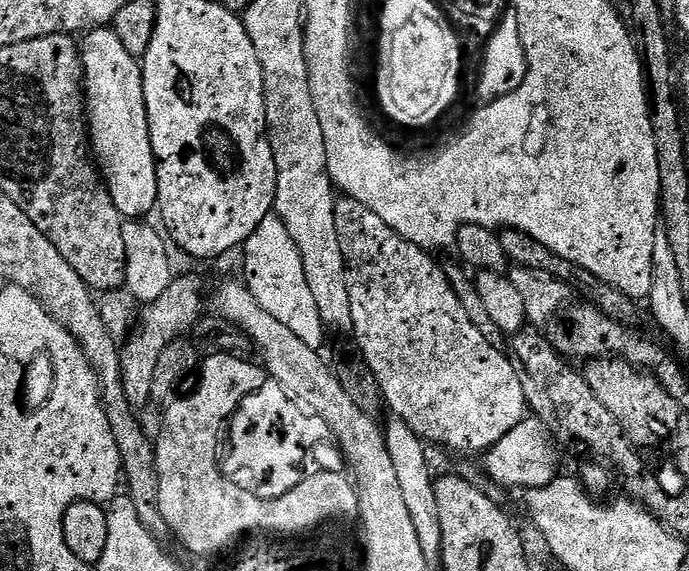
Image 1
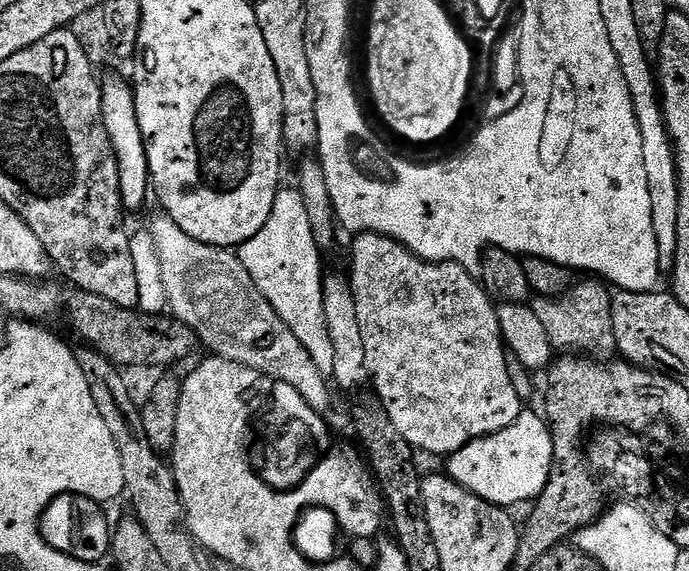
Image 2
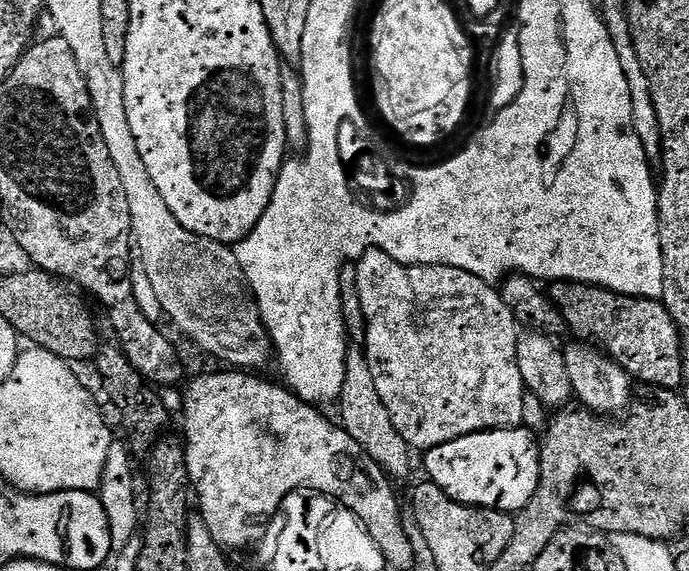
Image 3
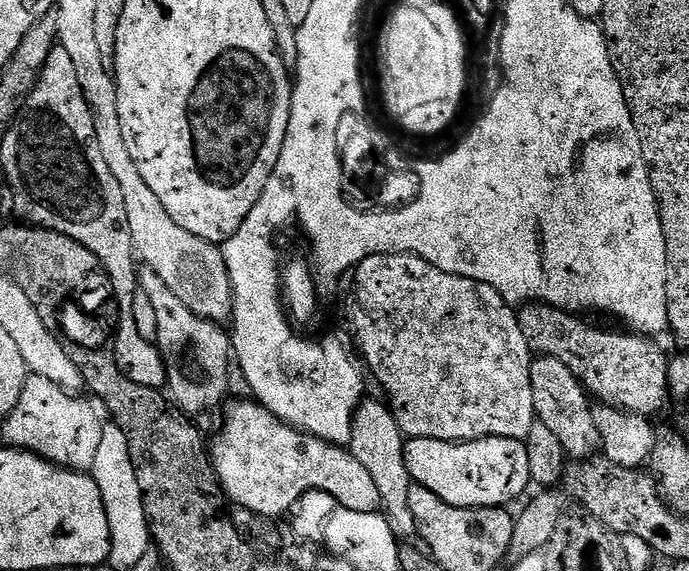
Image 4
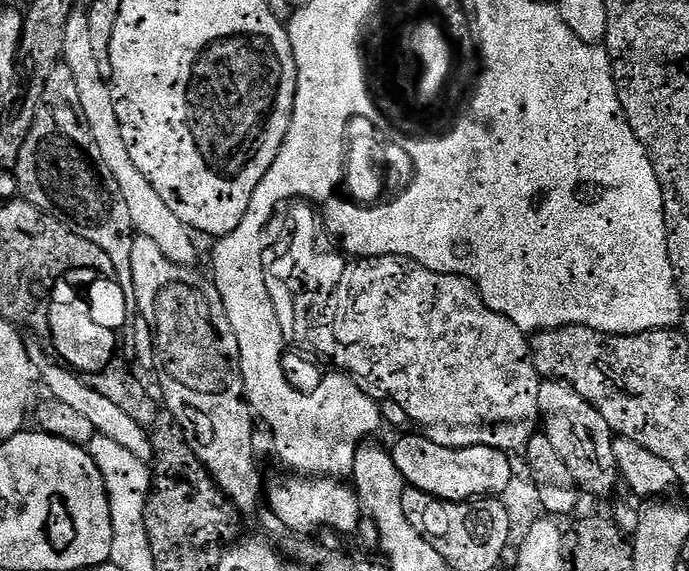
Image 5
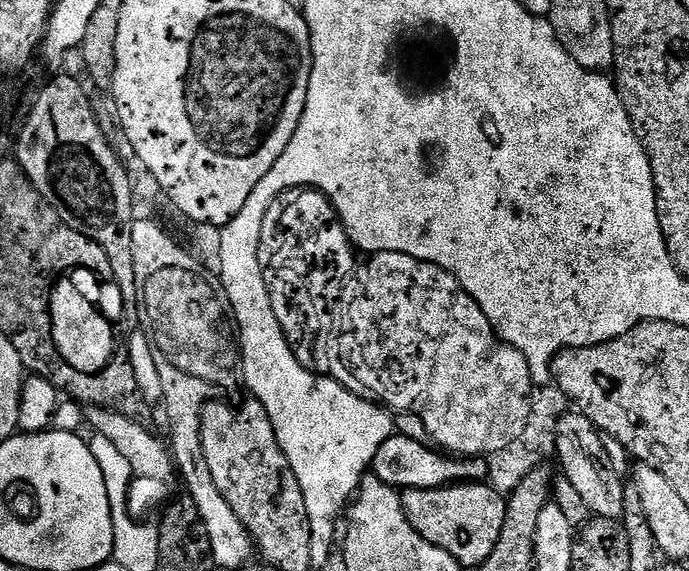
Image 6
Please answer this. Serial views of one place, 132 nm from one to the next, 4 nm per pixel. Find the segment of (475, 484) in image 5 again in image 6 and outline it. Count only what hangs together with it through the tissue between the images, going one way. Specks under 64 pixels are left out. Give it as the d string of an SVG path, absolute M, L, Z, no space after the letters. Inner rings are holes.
M393 434L386 442L382 442L382 450L378 450L372 460L371 471L382 478L382 482L397 490L442 488L457 482L483 481L488 474L488 462L484 458L453 458L451 455L441 454L435 447Z

